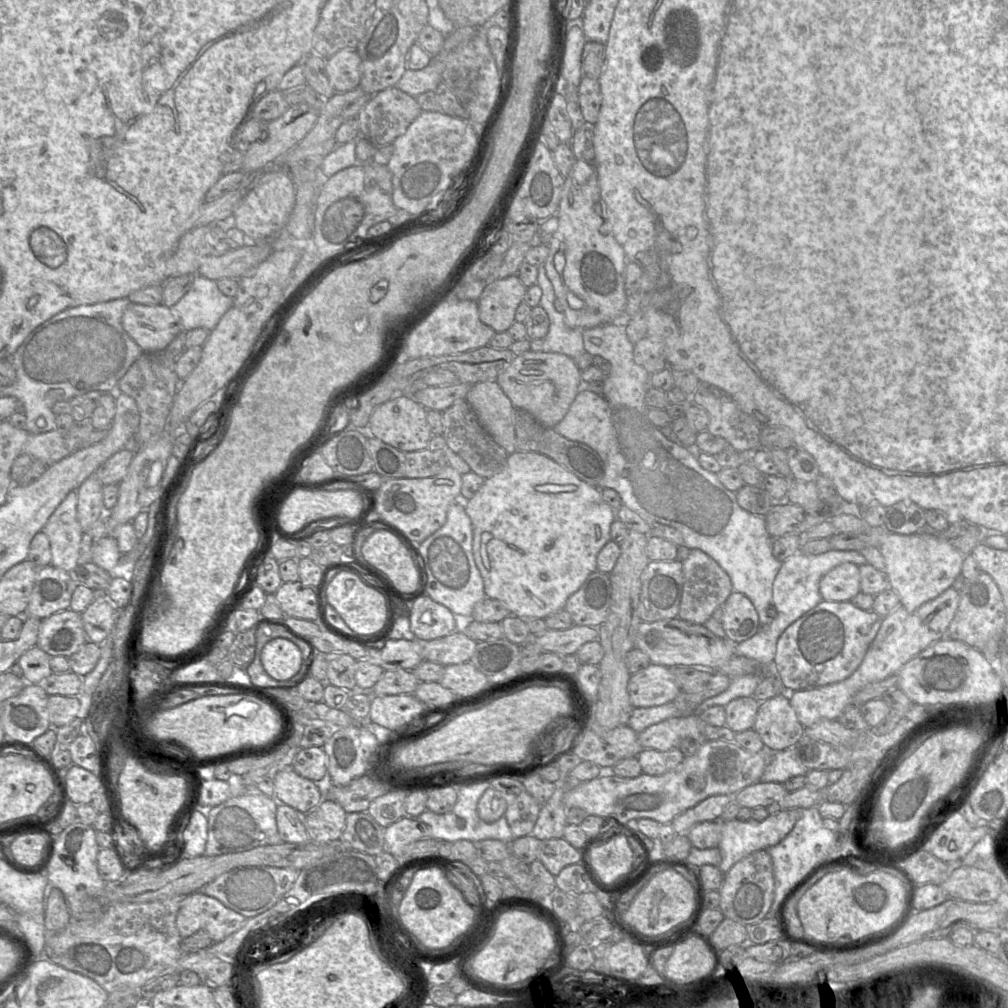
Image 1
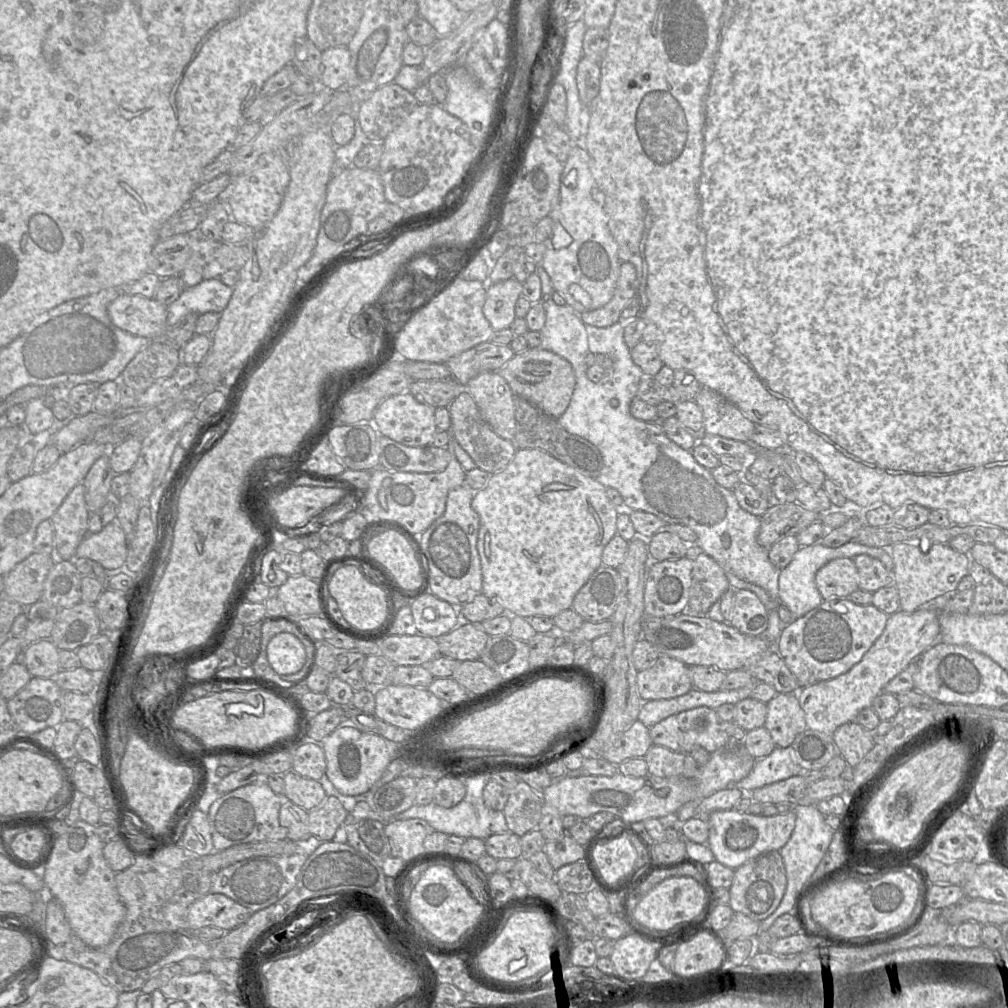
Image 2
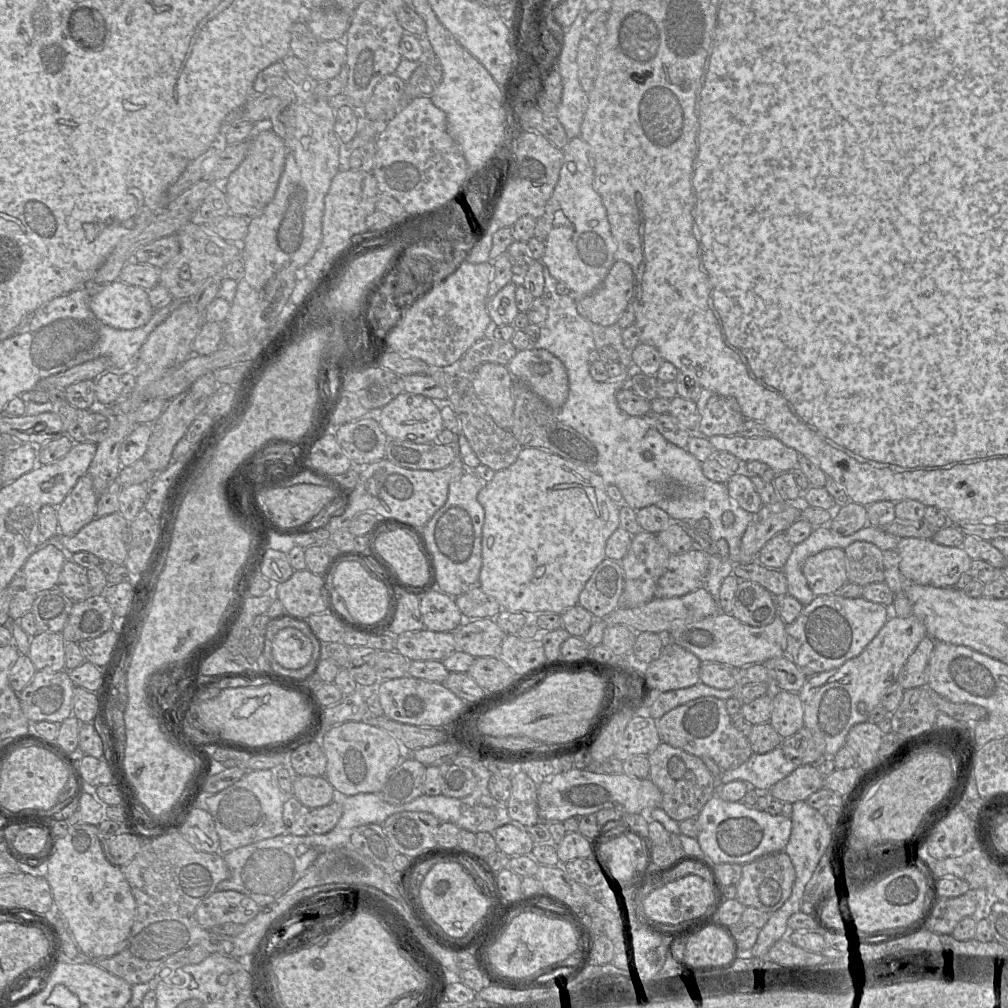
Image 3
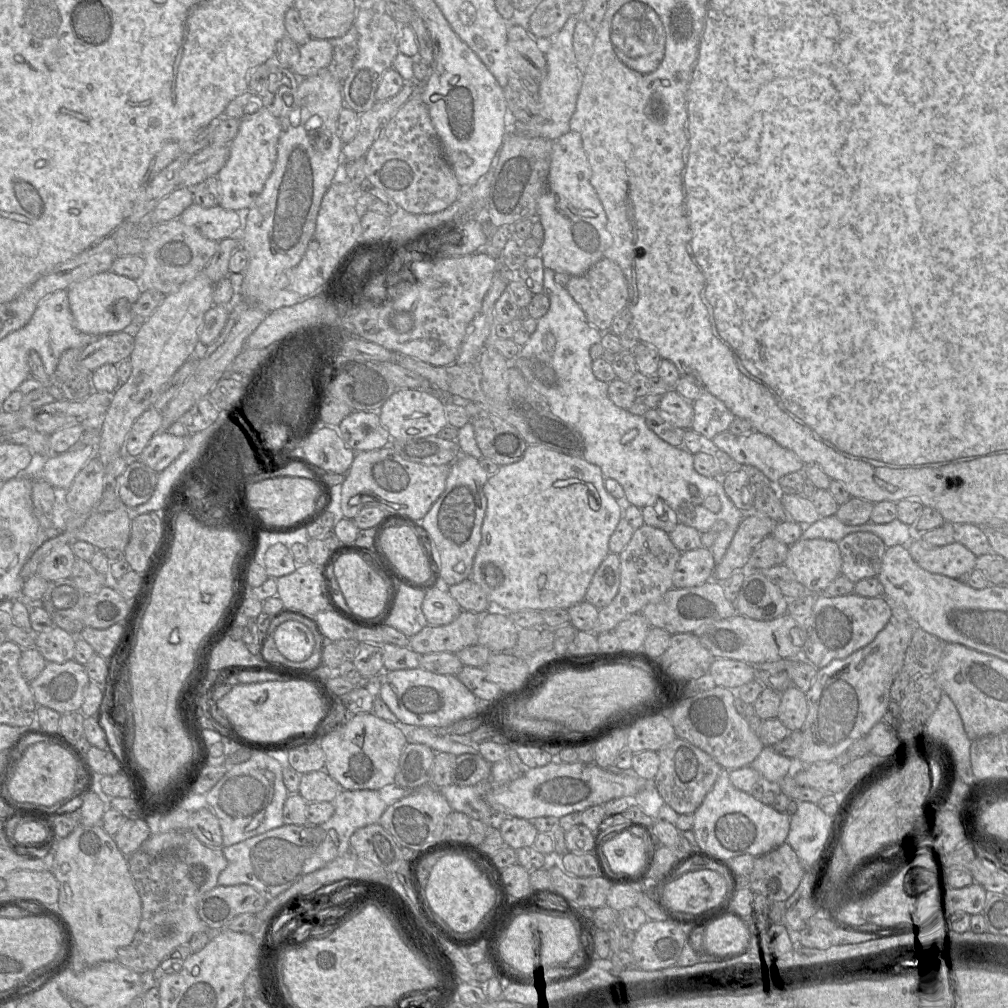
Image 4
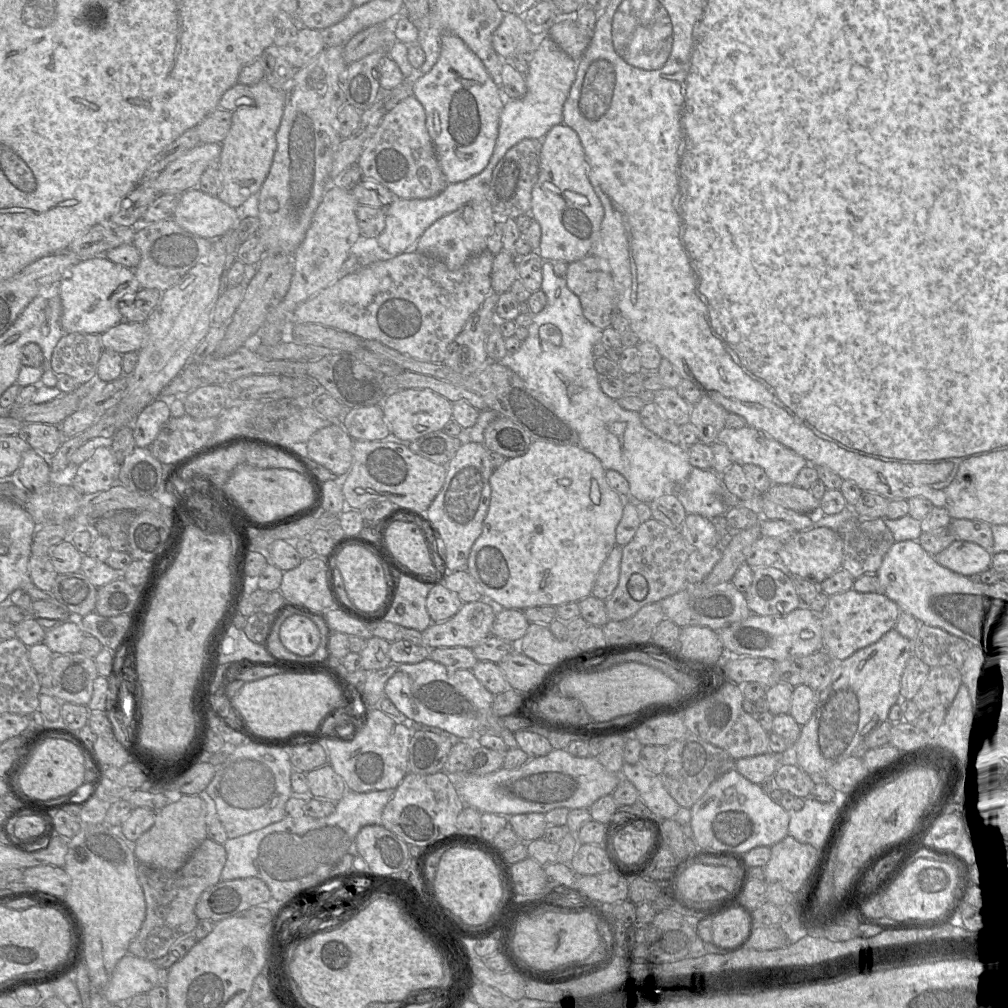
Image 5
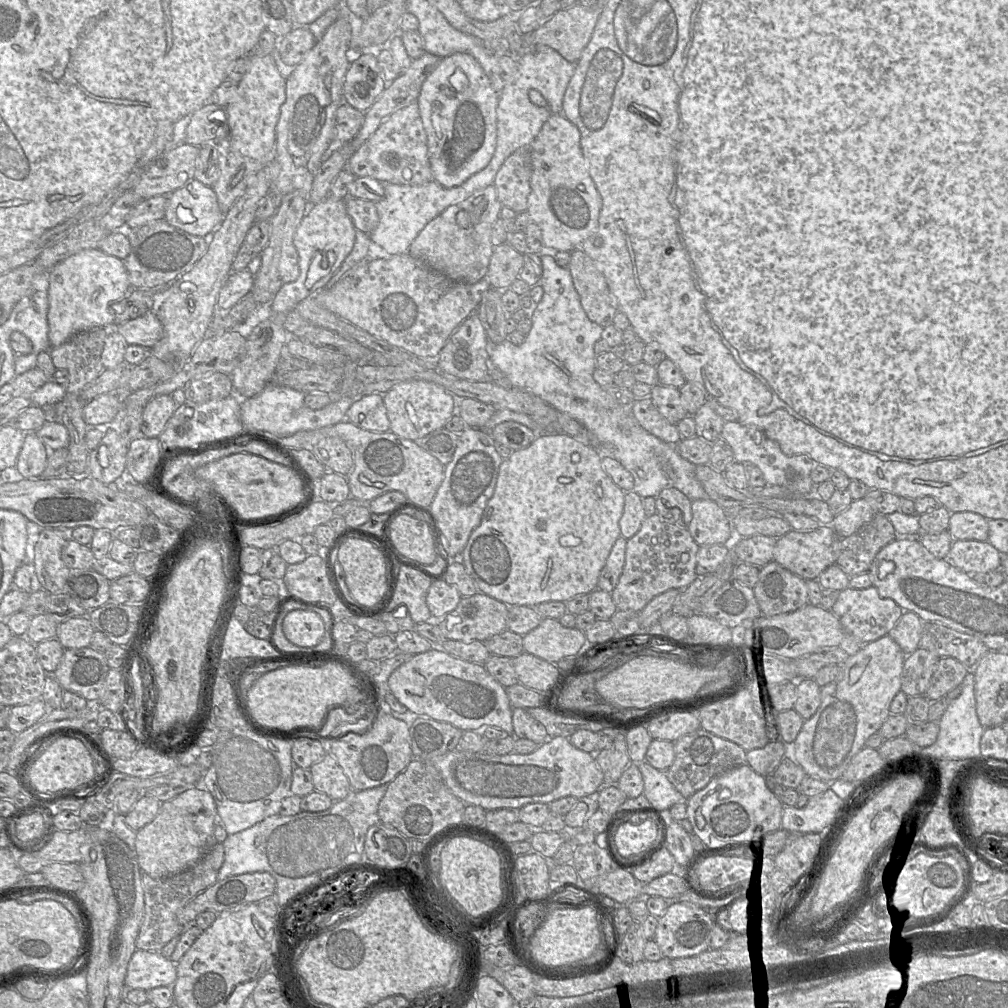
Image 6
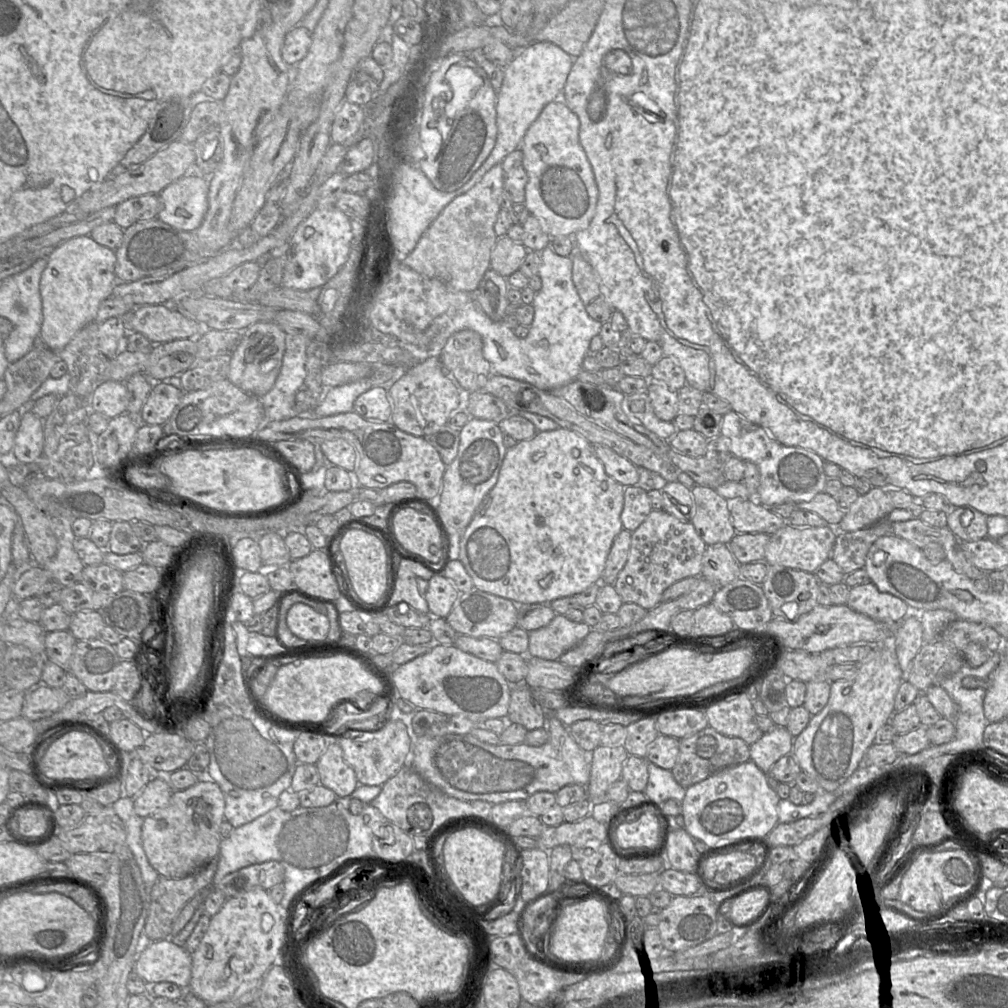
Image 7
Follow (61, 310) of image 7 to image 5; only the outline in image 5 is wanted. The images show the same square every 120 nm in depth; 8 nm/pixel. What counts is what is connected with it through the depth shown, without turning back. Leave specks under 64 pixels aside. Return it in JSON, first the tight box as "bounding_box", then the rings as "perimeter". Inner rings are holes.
{"bounding_box":[59,255,141,334],"perimeter":[[[99,255],[72,266],[59,282],[61,326],[65,334],[103,334],[123,322],[118,302],[141,289],[134,270]]]}

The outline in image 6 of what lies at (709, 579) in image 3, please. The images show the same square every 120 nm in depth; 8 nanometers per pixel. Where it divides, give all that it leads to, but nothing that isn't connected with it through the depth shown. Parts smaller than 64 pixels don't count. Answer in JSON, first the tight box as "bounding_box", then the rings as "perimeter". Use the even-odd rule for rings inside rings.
{"bounding_box":[490,248,708,501],"perimeter":[[[545,248],[540,254],[543,271],[539,284],[543,288],[543,297],[531,311],[532,327],[520,345],[514,345],[508,339],[499,344],[490,343],[490,366],[504,374],[514,387],[531,392],[556,410],[566,413],[578,421],[597,444],[597,450],[603,456],[609,456],[620,462],[633,476],[634,487],[641,498],[657,497],[659,493],[673,486],[691,501],[708,499],[708,495],[696,478],[696,465],[683,458],[676,445],[668,444],[642,428],[632,415],[629,407],[616,402],[594,379],[596,355],[594,344],[601,339],[603,327],[592,322],[584,312],[568,267],[557,265],[554,256],[558,251]]]}

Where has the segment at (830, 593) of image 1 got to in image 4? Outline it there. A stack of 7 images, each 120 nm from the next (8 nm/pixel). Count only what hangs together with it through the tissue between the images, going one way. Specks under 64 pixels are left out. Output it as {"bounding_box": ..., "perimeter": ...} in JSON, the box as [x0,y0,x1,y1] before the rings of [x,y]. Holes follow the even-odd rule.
{"bounding_box":[784,539,842,594],"perimeter":[[[799,539],[788,548],[784,565],[810,594],[823,594],[841,574],[842,557],[837,542]]]}

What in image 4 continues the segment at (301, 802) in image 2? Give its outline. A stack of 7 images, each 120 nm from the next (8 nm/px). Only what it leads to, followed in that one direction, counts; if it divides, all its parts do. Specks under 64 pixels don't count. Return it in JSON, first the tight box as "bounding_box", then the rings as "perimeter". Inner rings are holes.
{"bounding_box":[299,769,341,802],"perimeter":[[[324,769],[301,774],[299,794],[308,802],[333,802],[341,786]]]}

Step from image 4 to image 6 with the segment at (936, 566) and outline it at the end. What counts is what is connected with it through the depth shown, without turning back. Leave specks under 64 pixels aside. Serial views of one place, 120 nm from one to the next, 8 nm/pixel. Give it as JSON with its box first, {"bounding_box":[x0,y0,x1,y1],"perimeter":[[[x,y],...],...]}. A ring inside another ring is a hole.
{"bounding_box":[947,540,1002,574],"perimeter":[[[954,540],[947,558],[969,574],[1001,570],[1002,554],[988,541]]]}

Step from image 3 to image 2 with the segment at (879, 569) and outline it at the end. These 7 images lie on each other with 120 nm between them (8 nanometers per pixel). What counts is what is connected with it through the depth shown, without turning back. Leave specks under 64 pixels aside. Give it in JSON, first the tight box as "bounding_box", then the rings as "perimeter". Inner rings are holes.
{"bounding_box":[852,554,893,593],"perimeter":[[[860,554],[852,559],[858,570],[860,589],[873,593],[893,583],[892,574],[887,571],[880,559],[867,554]]]}

